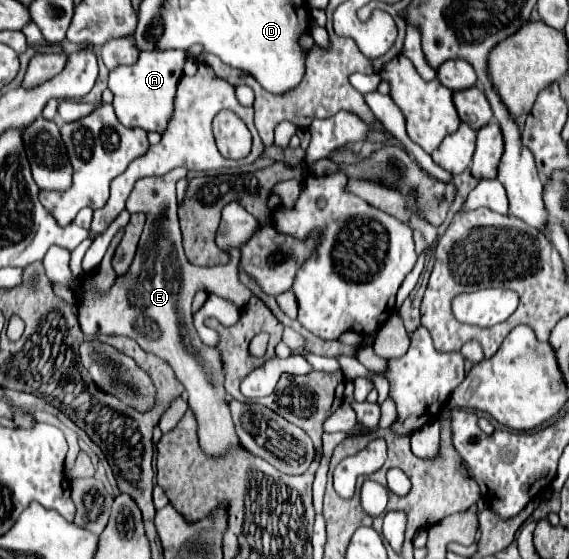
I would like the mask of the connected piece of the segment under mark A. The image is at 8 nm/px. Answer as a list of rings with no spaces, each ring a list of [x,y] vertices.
[[[159,51],[159,53],[139,53],[139,61],[129,67],[119,67],[109,73],[109,89],[113,91],[113,107],[119,121],[125,127],[141,127],[145,131],[163,133],[167,121],[171,119],[173,97],[179,79],[183,77],[183,67],[187,61],[187,51]]]

